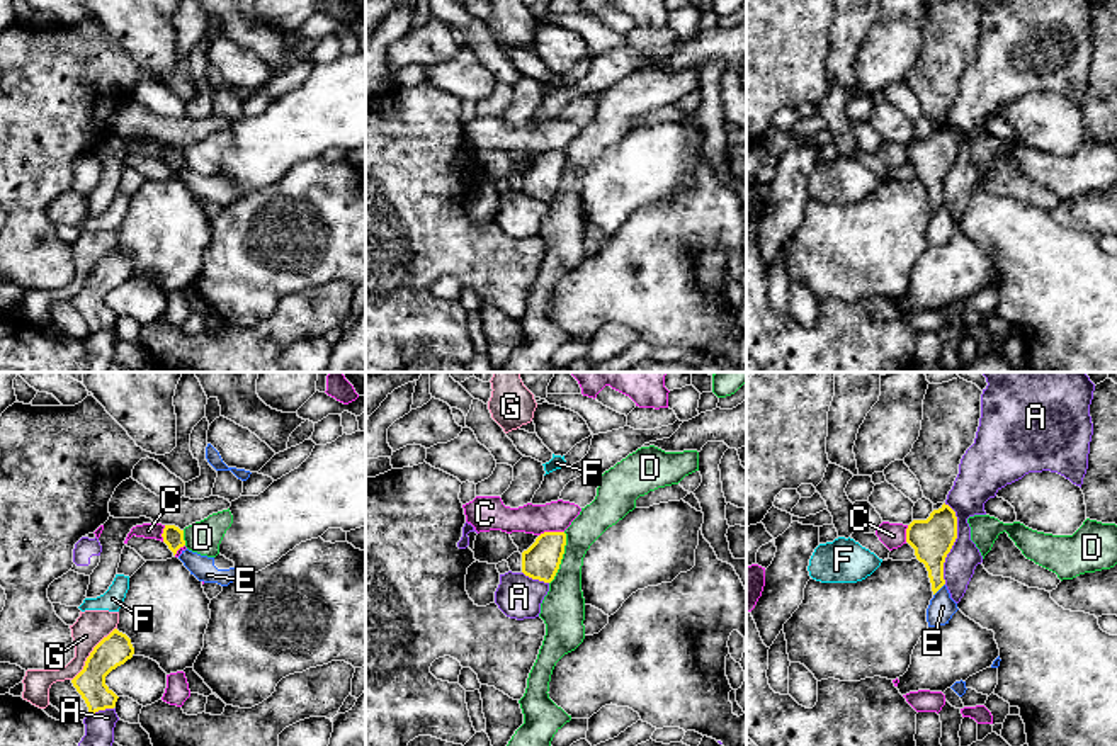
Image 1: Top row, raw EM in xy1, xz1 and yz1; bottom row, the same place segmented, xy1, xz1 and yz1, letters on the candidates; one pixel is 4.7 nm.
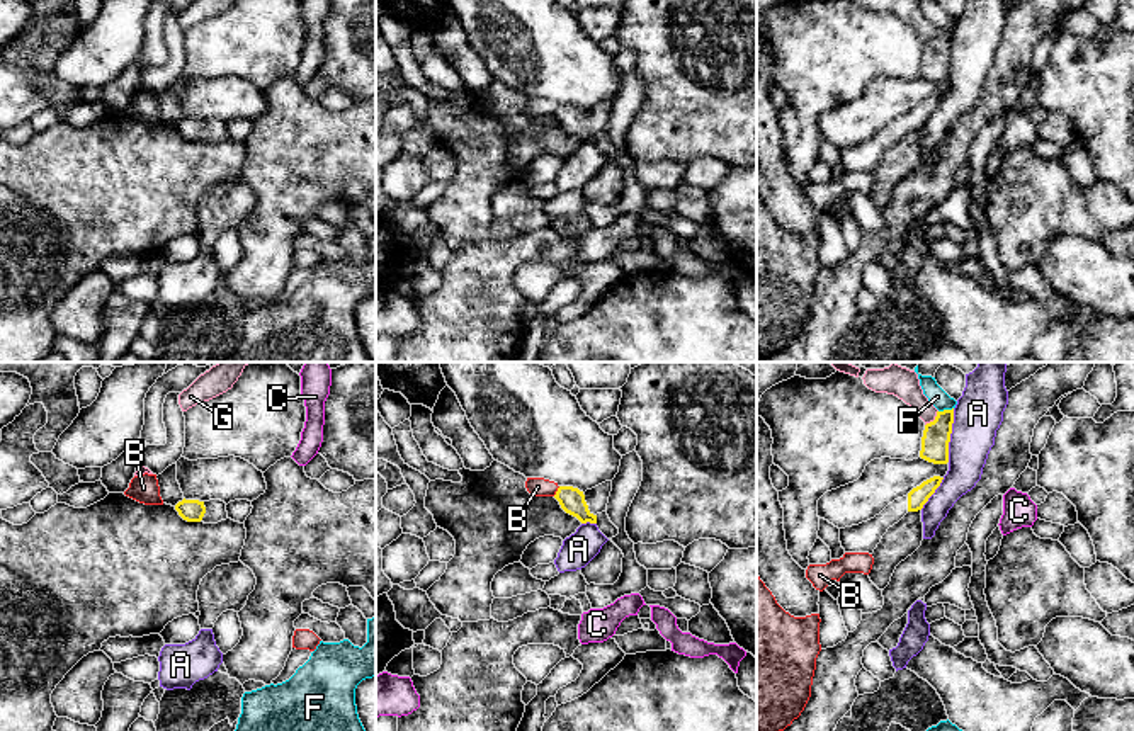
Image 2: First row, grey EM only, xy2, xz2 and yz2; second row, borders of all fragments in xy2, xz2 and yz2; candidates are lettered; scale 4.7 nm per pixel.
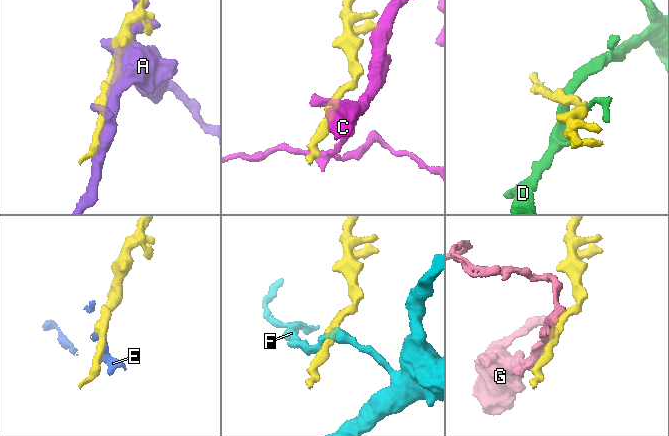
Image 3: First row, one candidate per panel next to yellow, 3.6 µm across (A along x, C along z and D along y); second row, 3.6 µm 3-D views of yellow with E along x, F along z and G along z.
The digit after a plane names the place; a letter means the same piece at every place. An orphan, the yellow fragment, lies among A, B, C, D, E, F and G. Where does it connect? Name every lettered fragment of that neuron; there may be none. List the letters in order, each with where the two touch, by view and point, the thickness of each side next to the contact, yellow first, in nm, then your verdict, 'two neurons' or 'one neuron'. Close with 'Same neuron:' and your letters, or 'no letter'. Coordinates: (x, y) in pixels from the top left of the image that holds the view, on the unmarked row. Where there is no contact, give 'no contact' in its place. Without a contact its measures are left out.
A: meets yellow in yz1 at (952, 163); 200 nm thick on the yellow side, 170 nm on the other; two neurons
B: meets yellow in xz2 at (556, 111); 120 nm thick on the yellow side, 100 nm on the other; two neurons
C: meets yellow in xz1 at (551, 152); 180 nm thick on the yellow side, 140 nm on the other; two neurons
D: meets yellow in xz1 at (561, 177); 180 nm thick on the yellow side, 200 nm on the other; two neurons
E: meets yellow in yz1 at (939, 208); 200 nm thick on the yellow side, 120 nm on the other; two neurons
F: meets yellow in yz2 at (946, 29); 130 nm thick on the yellow side, 90 nm on the other; two neurons
G: meets yellow in xy1 at (90, 272); 150 nm thick on the yellow side, 160 nm on the other; two neurons
Same neuron: no letter

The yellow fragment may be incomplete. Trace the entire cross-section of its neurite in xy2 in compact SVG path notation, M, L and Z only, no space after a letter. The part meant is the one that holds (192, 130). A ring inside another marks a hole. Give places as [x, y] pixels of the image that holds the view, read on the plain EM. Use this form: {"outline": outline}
{"outline": "M182 119L175 124L179 134L187 141L218 143L228 138L226 122L221 119Z"}

